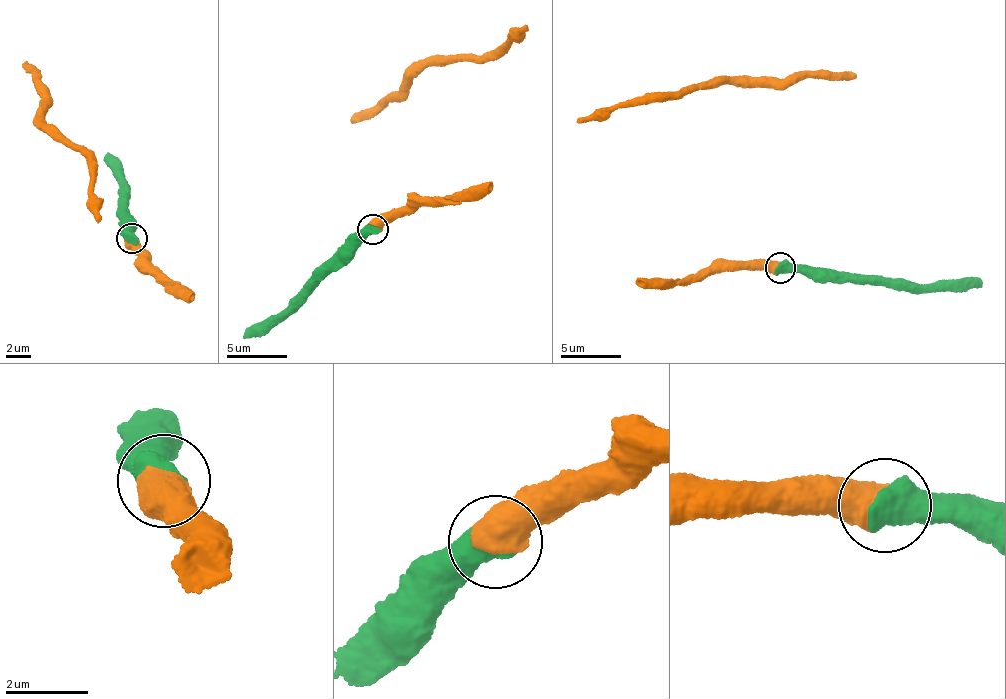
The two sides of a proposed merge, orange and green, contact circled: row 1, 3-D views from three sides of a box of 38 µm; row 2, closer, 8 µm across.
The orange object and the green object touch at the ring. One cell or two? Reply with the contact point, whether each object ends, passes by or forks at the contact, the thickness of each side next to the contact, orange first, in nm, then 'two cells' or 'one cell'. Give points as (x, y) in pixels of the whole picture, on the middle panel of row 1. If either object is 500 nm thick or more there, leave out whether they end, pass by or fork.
at (372, 229); 700 nm thick on the orange side, 750 nm on the other; one cell

